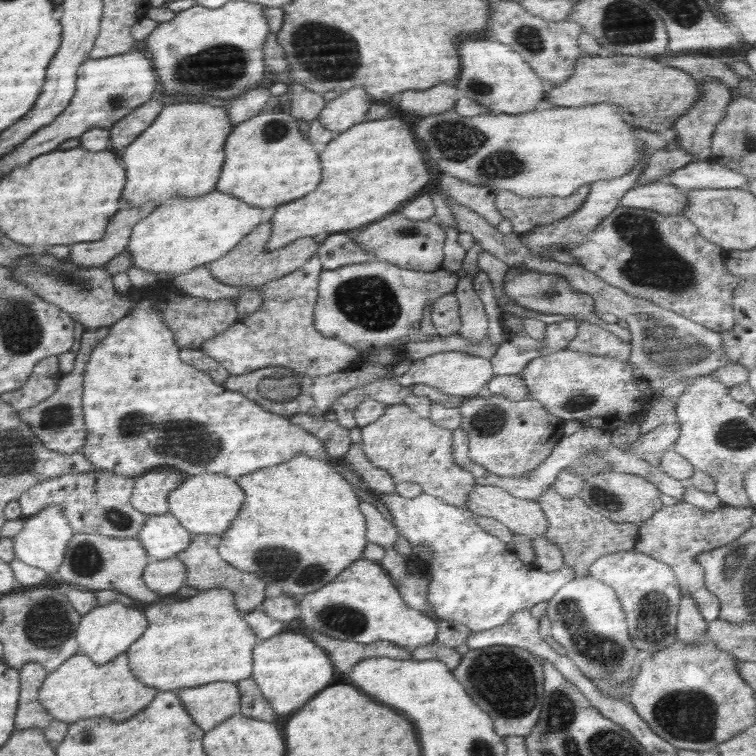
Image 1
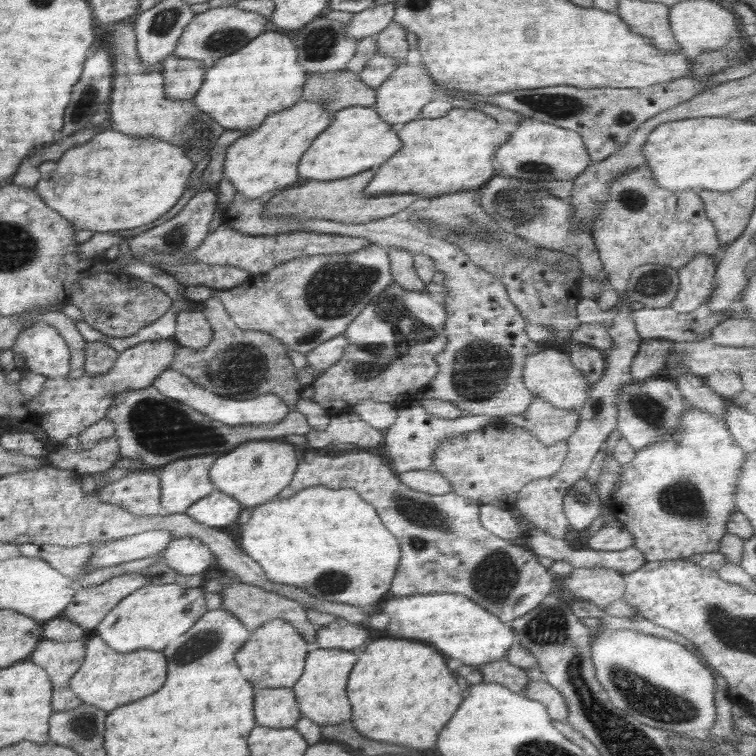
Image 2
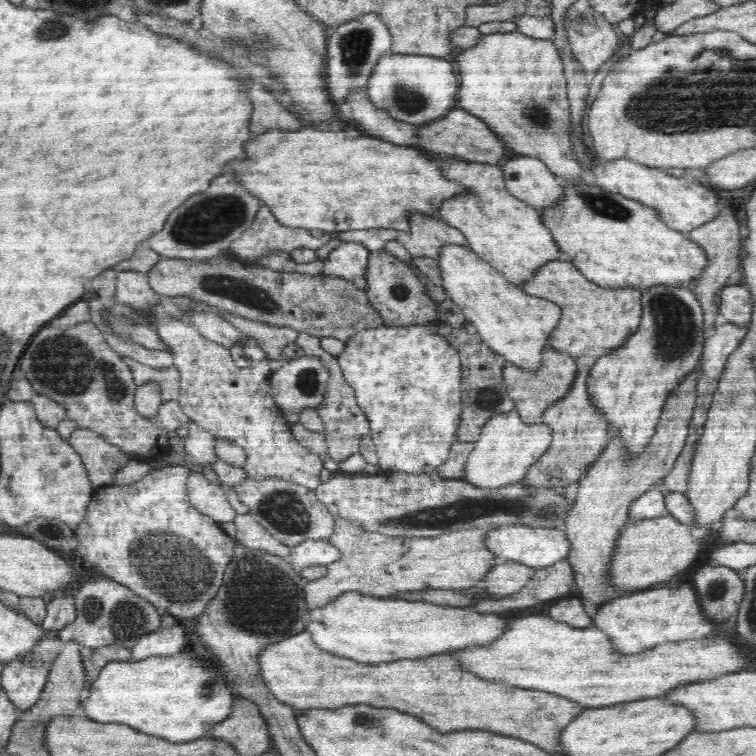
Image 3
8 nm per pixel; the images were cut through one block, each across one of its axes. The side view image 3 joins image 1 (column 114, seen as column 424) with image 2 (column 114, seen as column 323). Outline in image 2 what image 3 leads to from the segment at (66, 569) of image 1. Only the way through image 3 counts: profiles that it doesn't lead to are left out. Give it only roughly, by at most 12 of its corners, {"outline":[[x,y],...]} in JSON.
{"outline":[[140,574],[121,575],[78,591],[62,616],[92,630],[118,603],[148,584]]}

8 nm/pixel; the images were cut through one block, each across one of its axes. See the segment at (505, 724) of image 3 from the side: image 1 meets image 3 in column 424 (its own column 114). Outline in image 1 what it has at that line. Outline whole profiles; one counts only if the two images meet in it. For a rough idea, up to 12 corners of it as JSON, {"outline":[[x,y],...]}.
{"outline":[[78,652],[44,679],[44,708],[68,723],[124,722],[160,691],[126,654]]}

